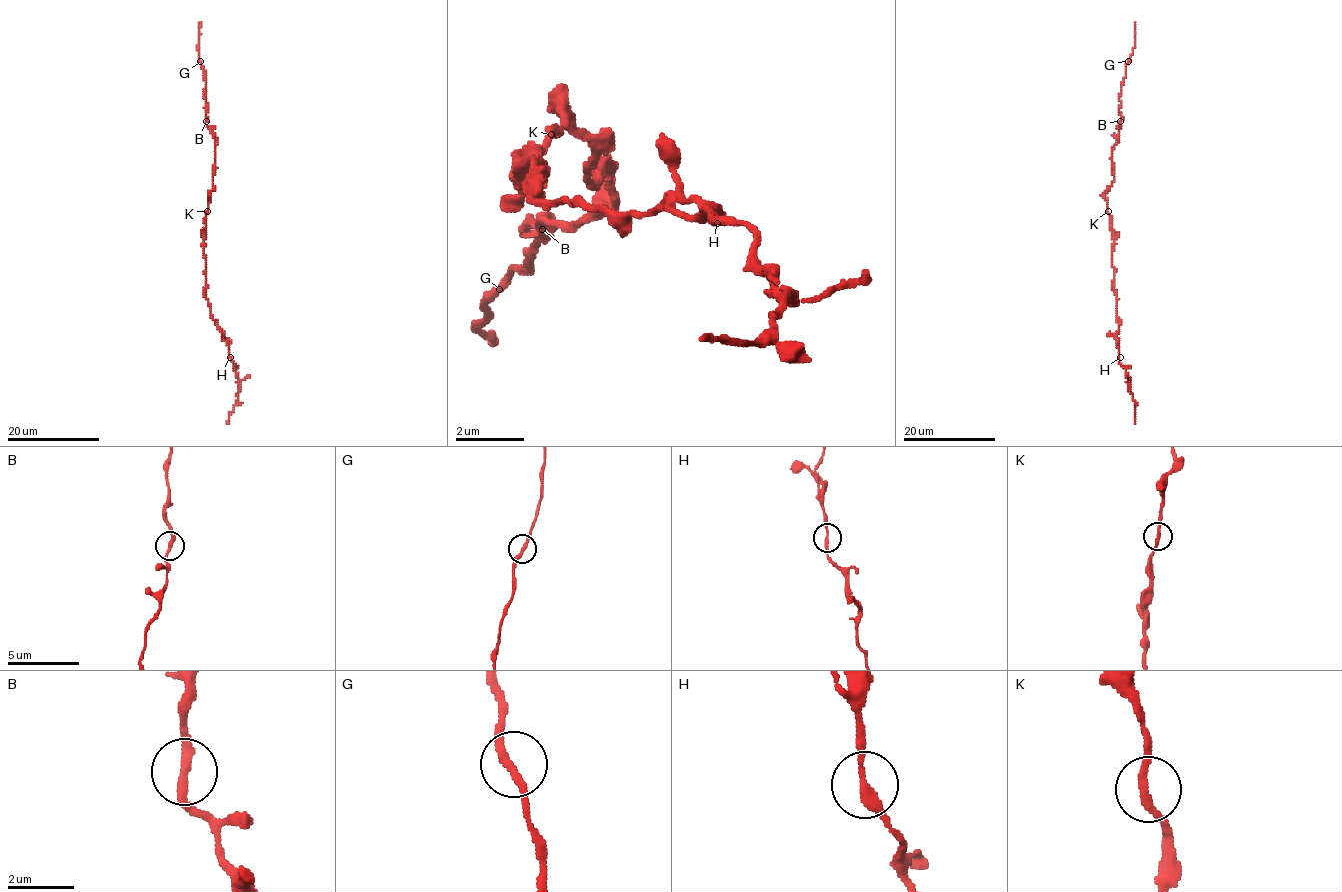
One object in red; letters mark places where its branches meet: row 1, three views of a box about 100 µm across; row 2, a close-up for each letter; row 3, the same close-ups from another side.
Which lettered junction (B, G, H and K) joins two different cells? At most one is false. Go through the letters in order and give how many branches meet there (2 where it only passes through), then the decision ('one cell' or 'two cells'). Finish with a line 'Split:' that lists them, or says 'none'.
B: branches 2; one cell
G: branches 2; one cell
H: branches 2; one cell
K: branches 2; one cell
Split: none

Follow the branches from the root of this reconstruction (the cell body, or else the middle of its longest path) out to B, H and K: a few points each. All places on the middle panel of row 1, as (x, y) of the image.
B: (534, 152), (568, 117), (594, 152), (585, 177), (611, 160), (611, 203), (585, 220), (542, 220), (542, 229)
H: (534, 152), (525, 177), (534, 160), (542, 203), (654, 212), (672, 195), (715, 220)
K: (534, 152), (551, 134)

